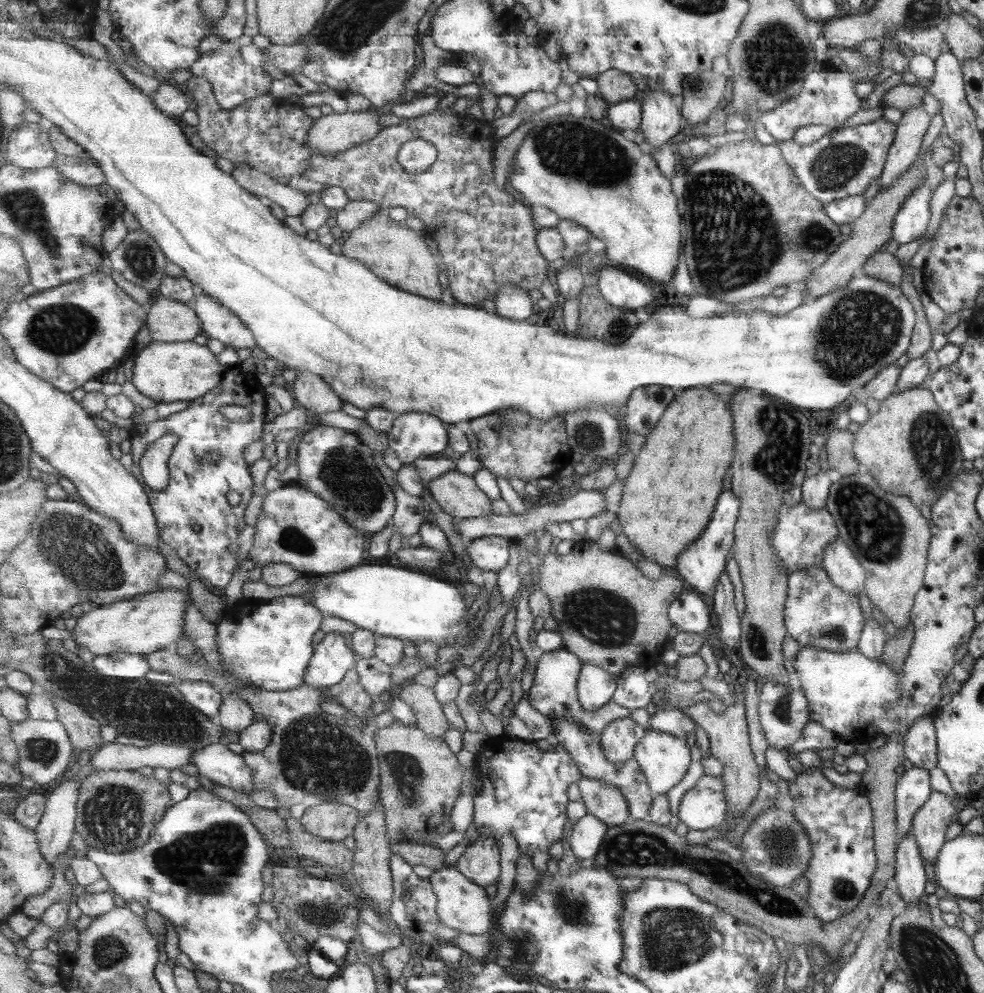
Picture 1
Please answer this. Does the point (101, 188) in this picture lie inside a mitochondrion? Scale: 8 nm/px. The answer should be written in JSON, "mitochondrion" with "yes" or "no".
{"mitochondrion":"no"}

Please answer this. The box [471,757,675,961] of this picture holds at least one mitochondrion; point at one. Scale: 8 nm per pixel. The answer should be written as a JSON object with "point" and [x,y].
{"point":[571,909]}

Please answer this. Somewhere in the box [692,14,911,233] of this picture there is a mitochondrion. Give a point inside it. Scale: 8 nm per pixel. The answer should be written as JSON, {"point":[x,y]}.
{"point":[774,56]}

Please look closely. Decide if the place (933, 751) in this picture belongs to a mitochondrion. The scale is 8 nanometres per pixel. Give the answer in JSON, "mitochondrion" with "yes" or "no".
{"mitochondrion":"no"}

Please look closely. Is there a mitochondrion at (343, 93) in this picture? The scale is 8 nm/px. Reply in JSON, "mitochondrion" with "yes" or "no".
{"mitochondrion":"no"}

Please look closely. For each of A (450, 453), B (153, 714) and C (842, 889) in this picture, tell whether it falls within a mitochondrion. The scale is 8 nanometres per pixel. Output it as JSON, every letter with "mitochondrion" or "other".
{"A":"other","B":"mitochondrion","C":"mitochondrion"}

